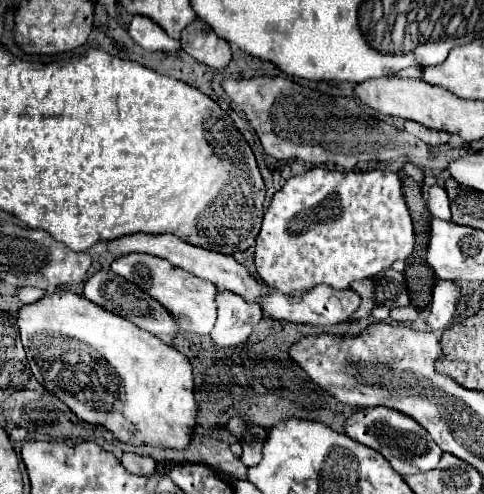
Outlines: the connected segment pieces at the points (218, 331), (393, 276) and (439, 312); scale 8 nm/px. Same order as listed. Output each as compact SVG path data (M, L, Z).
M217 291L217 323L211 331L211 339L219 347L243 343L253 327L263 319L263 309L257 303L249 303L231 291Z
M387 269L387 271L379 273L377 277L357 281L351 285L351 289L357 291L363 301L361 301L359 309L351 315L349 321L367 319L375 305L385 305L389 309L409 305L409 293L405 287L403 273L397 273L393 269Z
M437 281L433 291L433 301L429 305L429 325L431 329L447 329L455 317L461 303L463 291L455 281Z

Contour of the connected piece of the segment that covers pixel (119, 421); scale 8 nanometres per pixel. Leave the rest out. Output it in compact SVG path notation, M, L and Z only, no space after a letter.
M55 291L35 303L23 305L17 313L17 325L31 373L81 421L101 425L127 443L151 443L169 449L185 449L189 445L191 429L197 417L193 373L189 359L175 347L71 291Z

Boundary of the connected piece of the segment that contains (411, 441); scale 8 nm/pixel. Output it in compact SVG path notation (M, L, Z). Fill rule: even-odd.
M385 407L357 409L349 415L349 421L345 421L343 431L351 439L379 451L391 463L391 467L403 477L411 475L411 473L435 469L439 465L439 459L443 453L441 447L429 437L429 433L425 433L425 429L421 425L417 425L417 421L413 421L413 417L409 417L405 413L397 413L395 409L385 409Z

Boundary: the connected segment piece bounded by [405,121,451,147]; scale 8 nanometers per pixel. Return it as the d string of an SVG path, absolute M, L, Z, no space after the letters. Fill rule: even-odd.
M405 121L405 131L411 133L411 135L415 135L415 137L419 137L421 141L425 141L425 143L431 145L431 147L443 145L443 143L447 143L449 137L451 137L451 135L445 133L445 131L435 131L435 129L423 127L423 125L415 123L415 121Z

